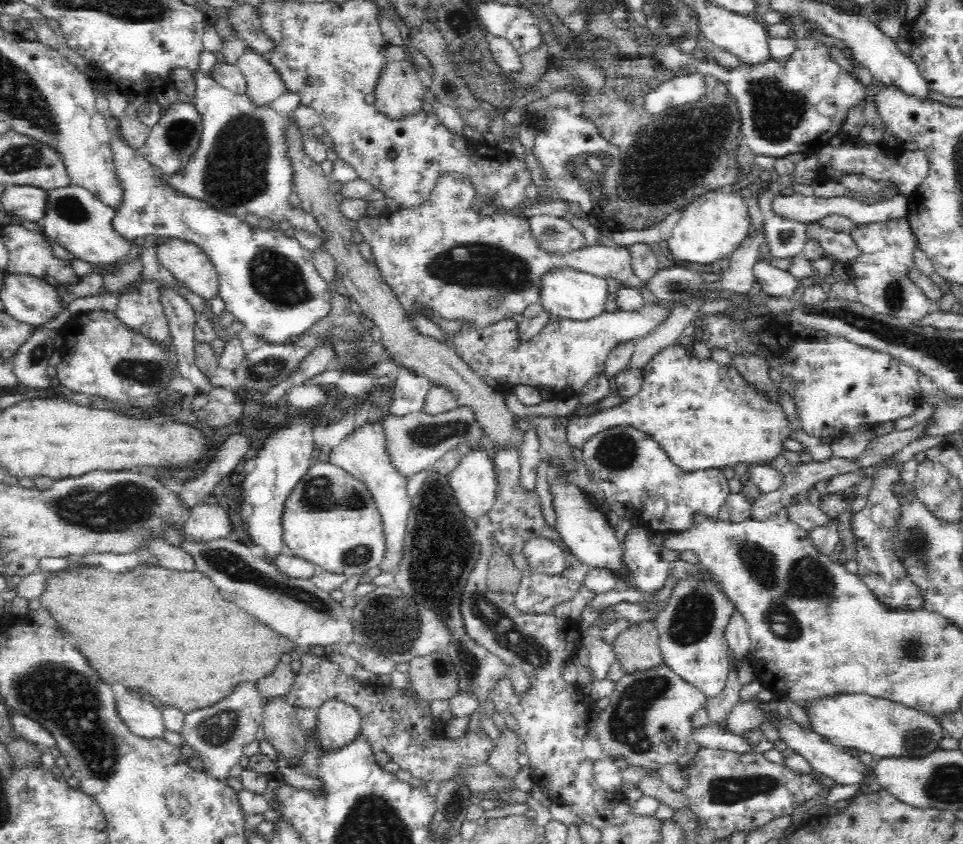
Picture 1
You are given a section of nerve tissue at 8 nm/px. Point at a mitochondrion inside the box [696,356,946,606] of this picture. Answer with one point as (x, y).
(916, 542)

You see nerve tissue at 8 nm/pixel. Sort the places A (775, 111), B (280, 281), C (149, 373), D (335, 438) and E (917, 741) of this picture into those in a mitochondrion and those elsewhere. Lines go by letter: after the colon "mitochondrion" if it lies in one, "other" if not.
A: mitochondrion
B: mitochondrion
C: mitochondrion
D: other
E: mitochondrion

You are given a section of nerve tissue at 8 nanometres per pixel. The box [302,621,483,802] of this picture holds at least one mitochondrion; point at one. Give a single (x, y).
(441, 668)

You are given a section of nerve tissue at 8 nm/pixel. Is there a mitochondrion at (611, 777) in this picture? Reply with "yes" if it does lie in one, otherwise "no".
no

